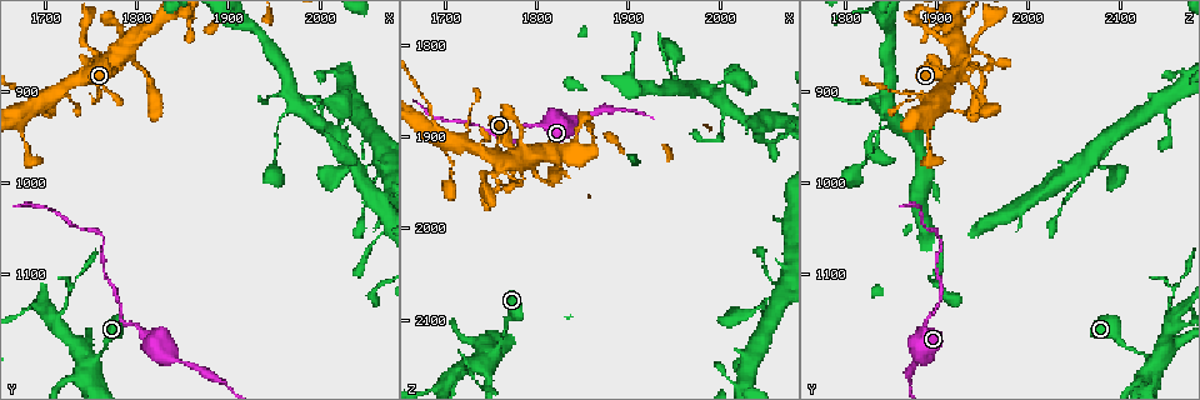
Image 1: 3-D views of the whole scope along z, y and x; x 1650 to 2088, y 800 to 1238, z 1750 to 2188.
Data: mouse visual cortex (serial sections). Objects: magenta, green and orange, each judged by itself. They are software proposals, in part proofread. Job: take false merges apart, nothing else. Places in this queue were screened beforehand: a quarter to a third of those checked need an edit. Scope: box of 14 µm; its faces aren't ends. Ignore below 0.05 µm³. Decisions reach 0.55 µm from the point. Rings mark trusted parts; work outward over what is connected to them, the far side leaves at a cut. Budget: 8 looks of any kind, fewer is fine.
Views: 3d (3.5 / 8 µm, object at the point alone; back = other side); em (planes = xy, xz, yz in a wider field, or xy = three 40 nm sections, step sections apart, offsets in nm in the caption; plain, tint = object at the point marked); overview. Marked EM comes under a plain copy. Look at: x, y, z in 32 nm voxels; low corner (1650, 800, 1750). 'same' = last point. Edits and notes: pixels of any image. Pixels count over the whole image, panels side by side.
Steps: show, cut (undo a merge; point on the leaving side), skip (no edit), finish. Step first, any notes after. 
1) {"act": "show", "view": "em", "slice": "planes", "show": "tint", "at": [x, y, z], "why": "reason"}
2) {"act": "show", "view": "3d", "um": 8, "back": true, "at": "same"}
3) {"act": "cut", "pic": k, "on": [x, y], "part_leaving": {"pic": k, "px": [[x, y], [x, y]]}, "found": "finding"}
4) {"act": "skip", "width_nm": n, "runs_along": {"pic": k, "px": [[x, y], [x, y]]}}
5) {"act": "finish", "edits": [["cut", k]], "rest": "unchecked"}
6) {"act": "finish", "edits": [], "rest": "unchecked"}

{"act": "show", "view": "3d", "um": 3.5, "back": true, "at": [1750, 860, 1940], "why": "three-way junction"}

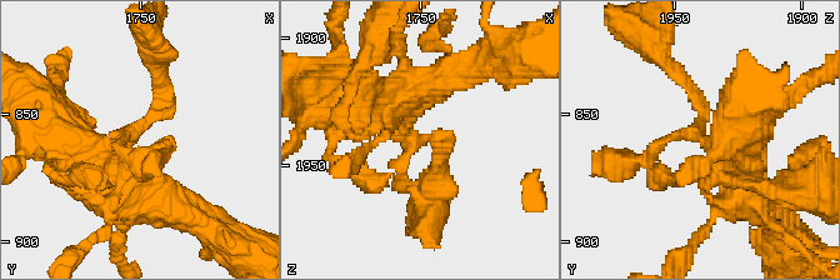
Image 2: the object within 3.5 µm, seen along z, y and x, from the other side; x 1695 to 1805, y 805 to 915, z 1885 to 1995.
{"act": "skip", "arm_widths_nm": [150, 200, 400], "found": "one cell here"}

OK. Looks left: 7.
{"act": "show", "view": "3d", "um": 3.5, "at": [1785, 1150, 1885], "why": "abrupt turn"}

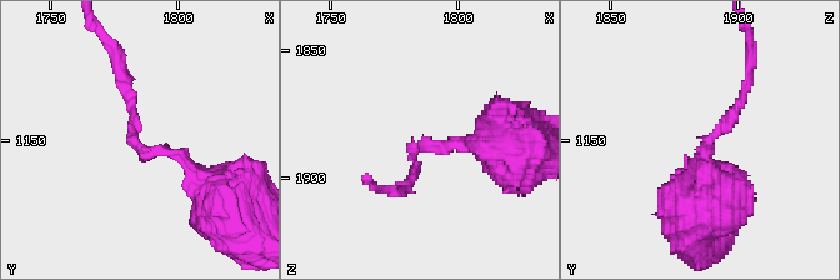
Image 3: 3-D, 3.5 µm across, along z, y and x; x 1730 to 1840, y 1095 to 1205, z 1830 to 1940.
{"act": "show", "view": "em", "slice": "xy", "step": 2, "show": "tint", "at": [1784, 1152, 1888], "arm_widths_nm": [150, 200]}

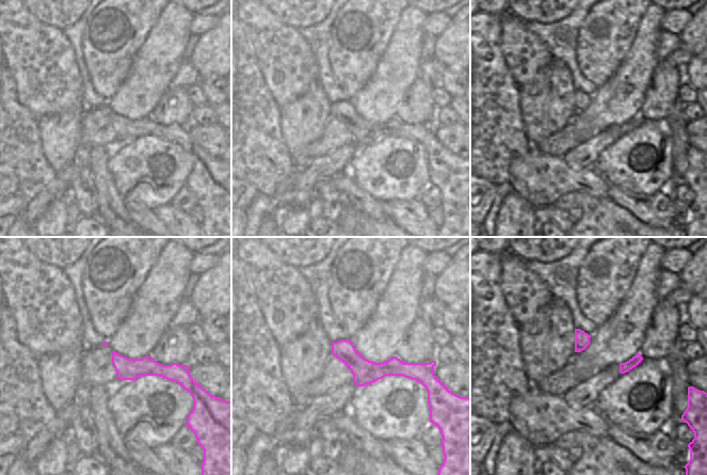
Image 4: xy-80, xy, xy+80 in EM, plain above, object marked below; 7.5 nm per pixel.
{"act": "skip", "runs_along": {"pic": 4, "px": [[334, 344], [362, 368], [421, 365]]}, "found": "all the same cell"}

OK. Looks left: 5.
{"act": "show", "view": "3d", "um": 3.5, "at": [1765, 1060, 1905], "why": "sharp bend"}

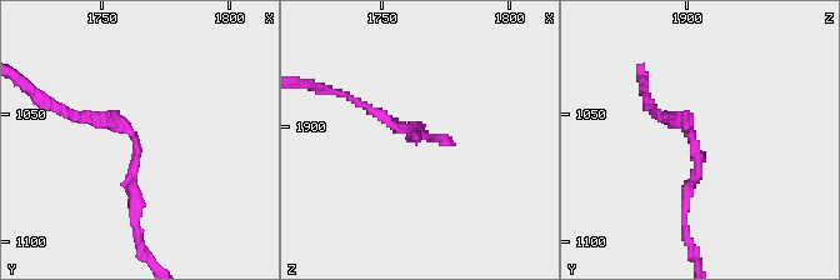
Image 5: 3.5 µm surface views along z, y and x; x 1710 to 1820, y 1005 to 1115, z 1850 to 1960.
{"act": "show", "view": "em", "slice": "xy", "step": 3, "show": "tint", "at": [1765, 1061, 1904]}

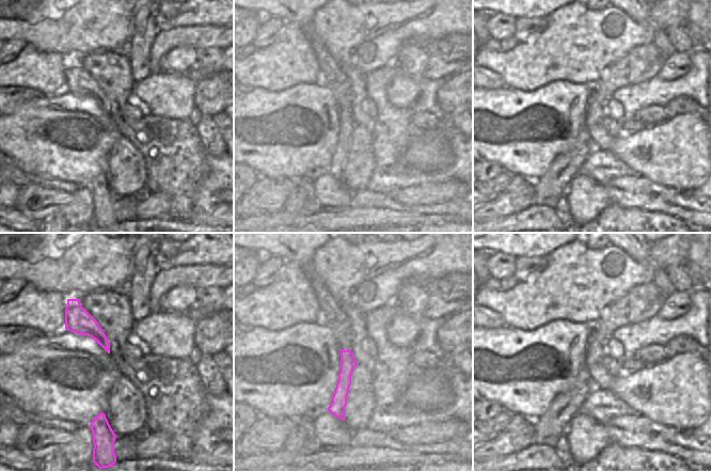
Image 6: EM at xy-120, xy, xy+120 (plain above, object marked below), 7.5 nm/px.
{"act": "skip", "runs_along": {"pic": 5, "px": [[135, 225], [139, 144], [124, 125], [74, 114]]}, "found": "one cell here"}

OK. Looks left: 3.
{"act": "finish", "edits": [], "rest": "unchecked"}

